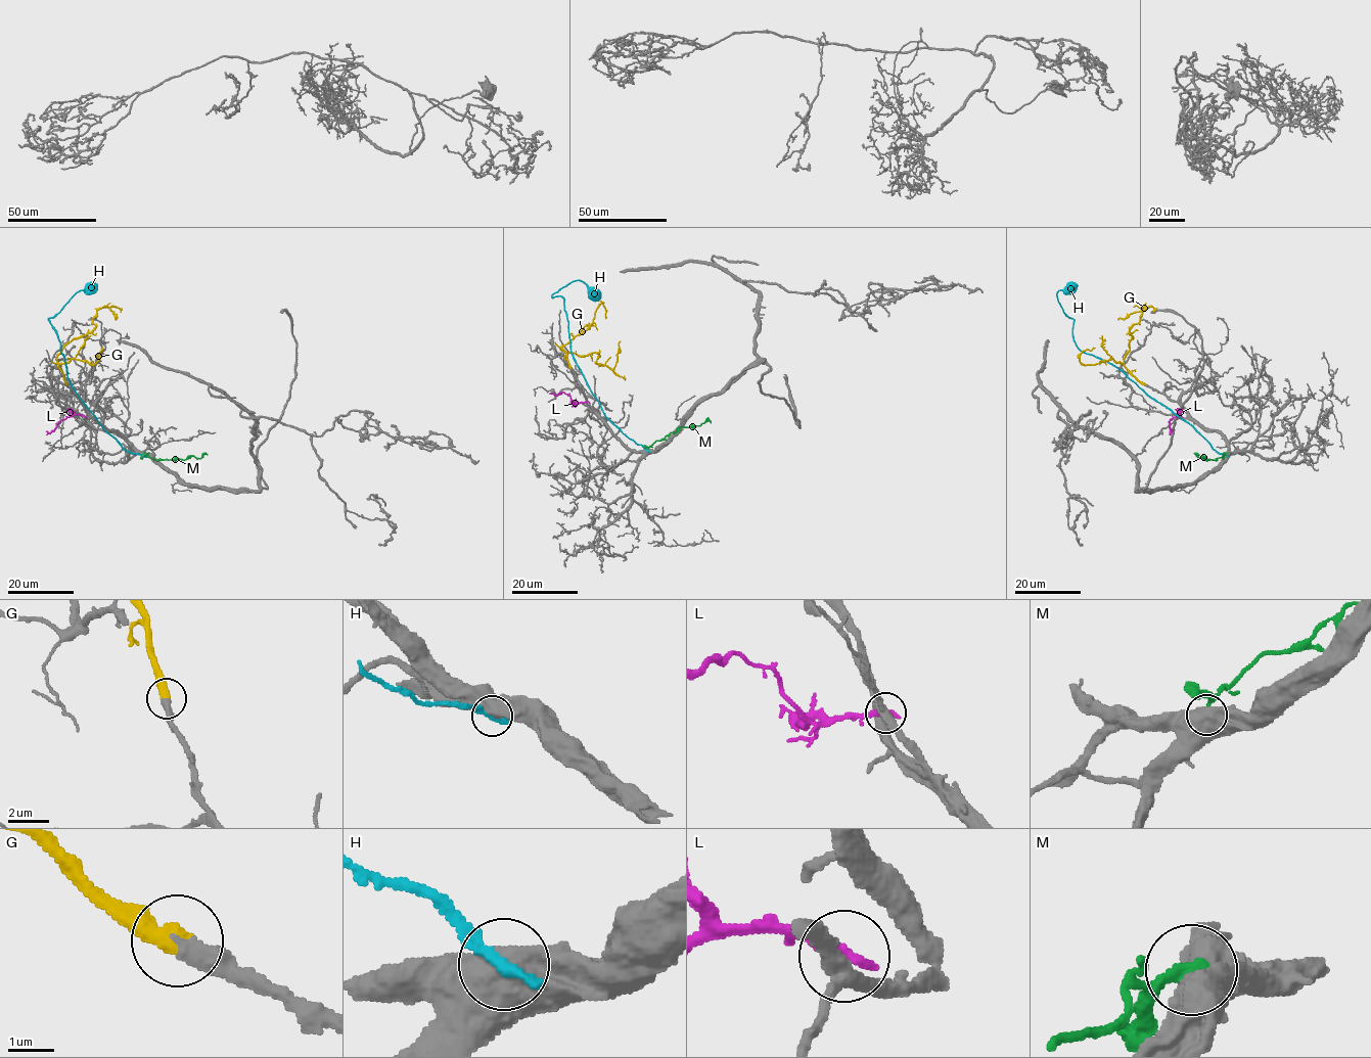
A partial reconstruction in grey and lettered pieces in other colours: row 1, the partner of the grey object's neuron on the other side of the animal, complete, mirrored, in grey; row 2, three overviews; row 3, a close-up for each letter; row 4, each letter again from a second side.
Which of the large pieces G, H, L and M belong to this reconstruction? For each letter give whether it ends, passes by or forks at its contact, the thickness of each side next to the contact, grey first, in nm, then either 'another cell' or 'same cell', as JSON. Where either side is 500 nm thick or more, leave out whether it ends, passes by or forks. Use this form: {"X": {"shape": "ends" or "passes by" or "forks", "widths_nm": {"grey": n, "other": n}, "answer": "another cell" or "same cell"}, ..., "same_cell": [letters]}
{"G": {"shape": "ends", "widths_nm": {"grey": 400, "other": 480}, "answer": "same cell"}, "H": {"widths_nm": {"grey": 900, "other": 280}, "answer": "another cell"}, "L": {"shape": "ends", "widths_nm": {"grey": 300, "other": 320}, "answer": "another cell"}, "M": {"widths_nm": {"grey": 700, "other": 240}, "answer": "another cell"}, "same_cell": ["G"]}

